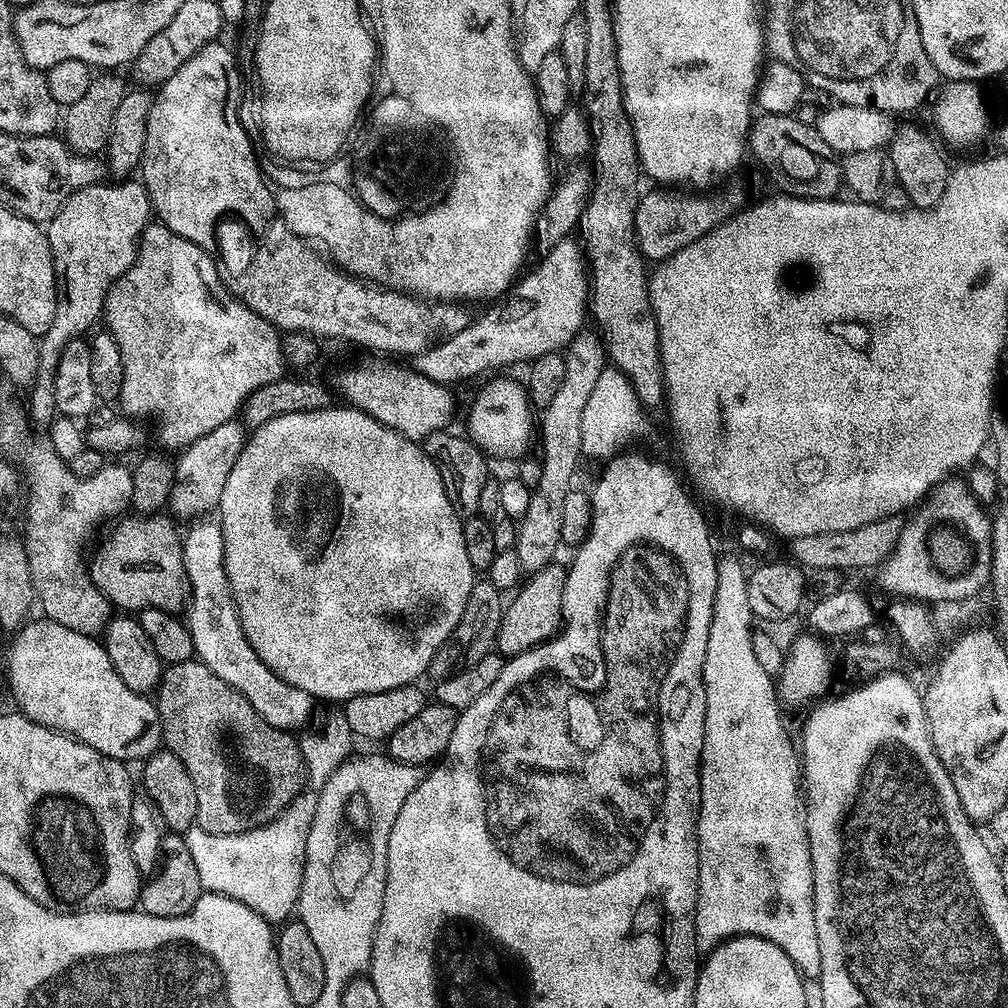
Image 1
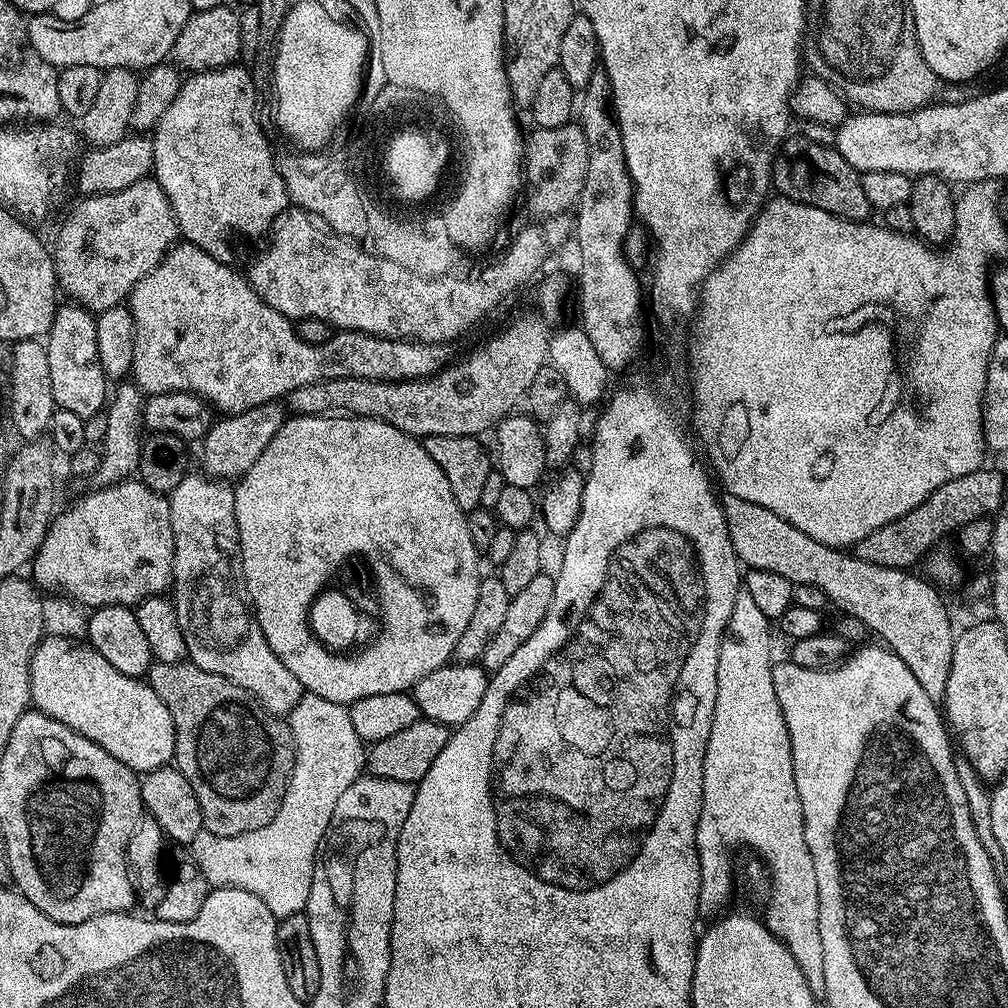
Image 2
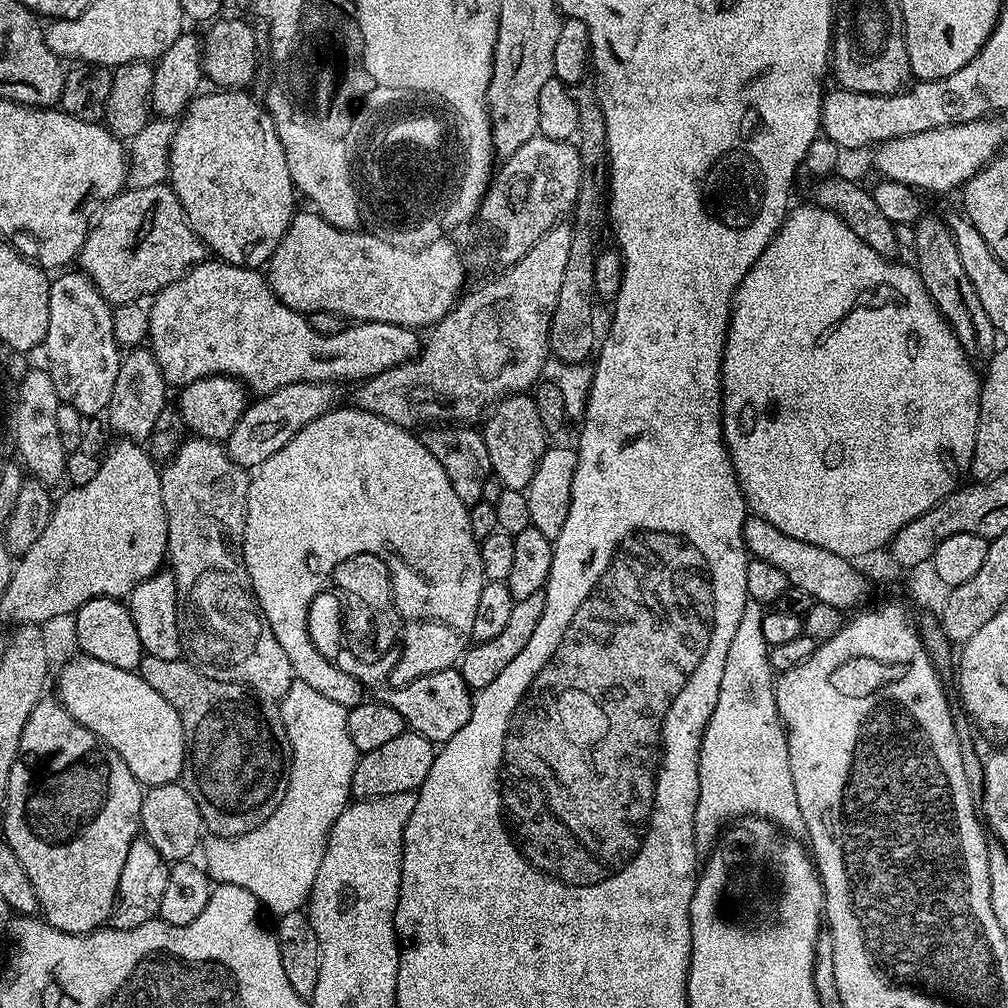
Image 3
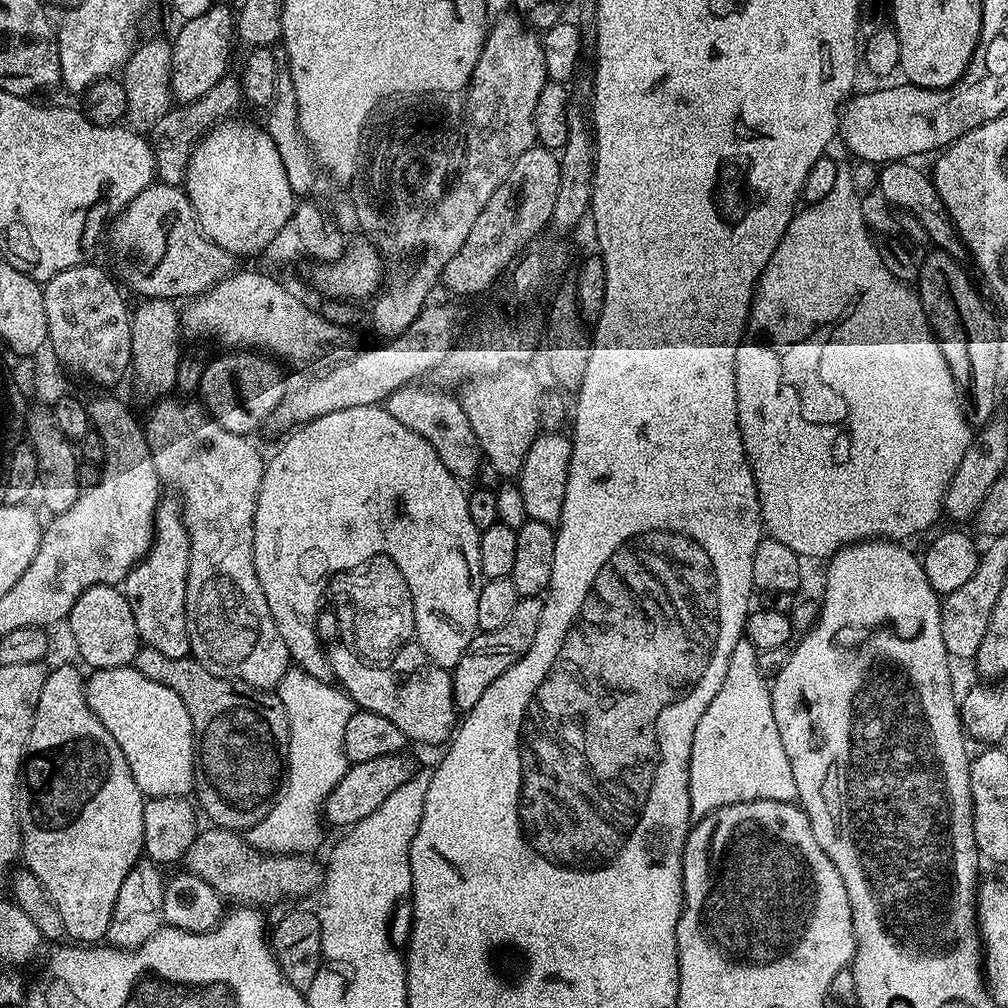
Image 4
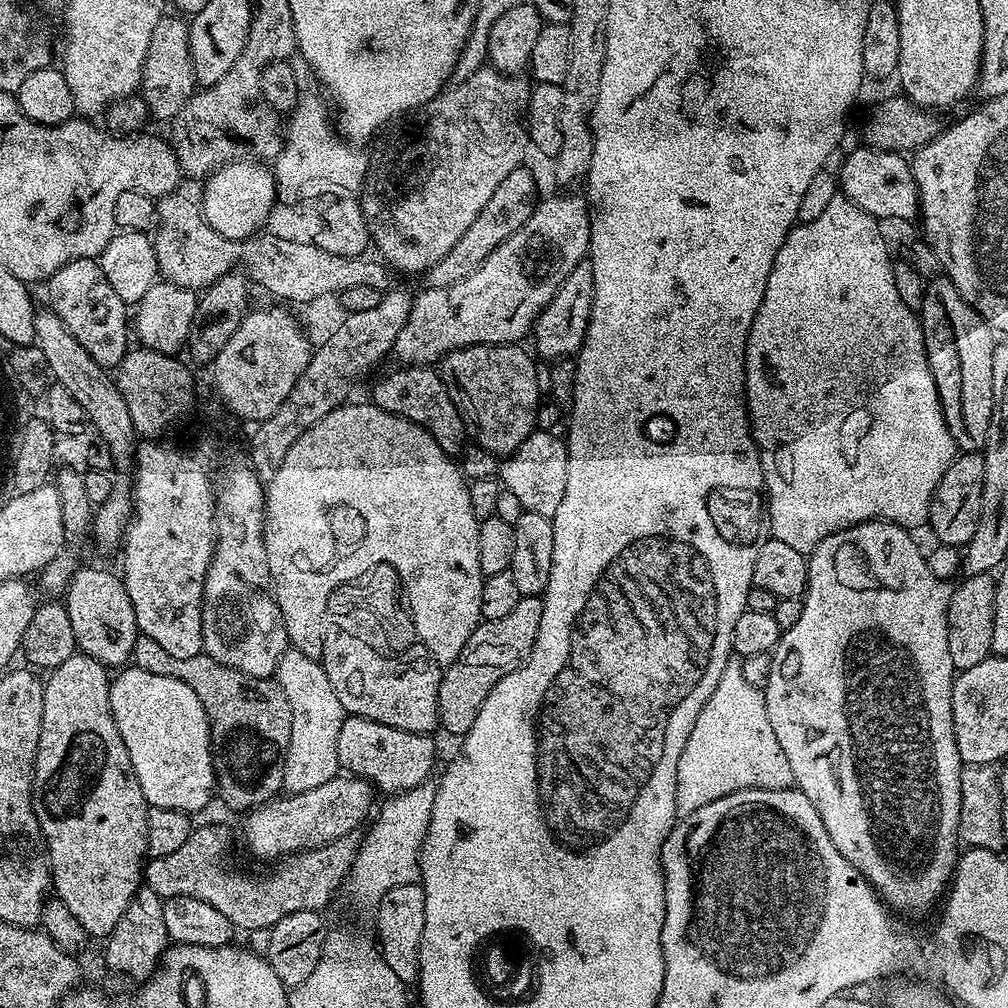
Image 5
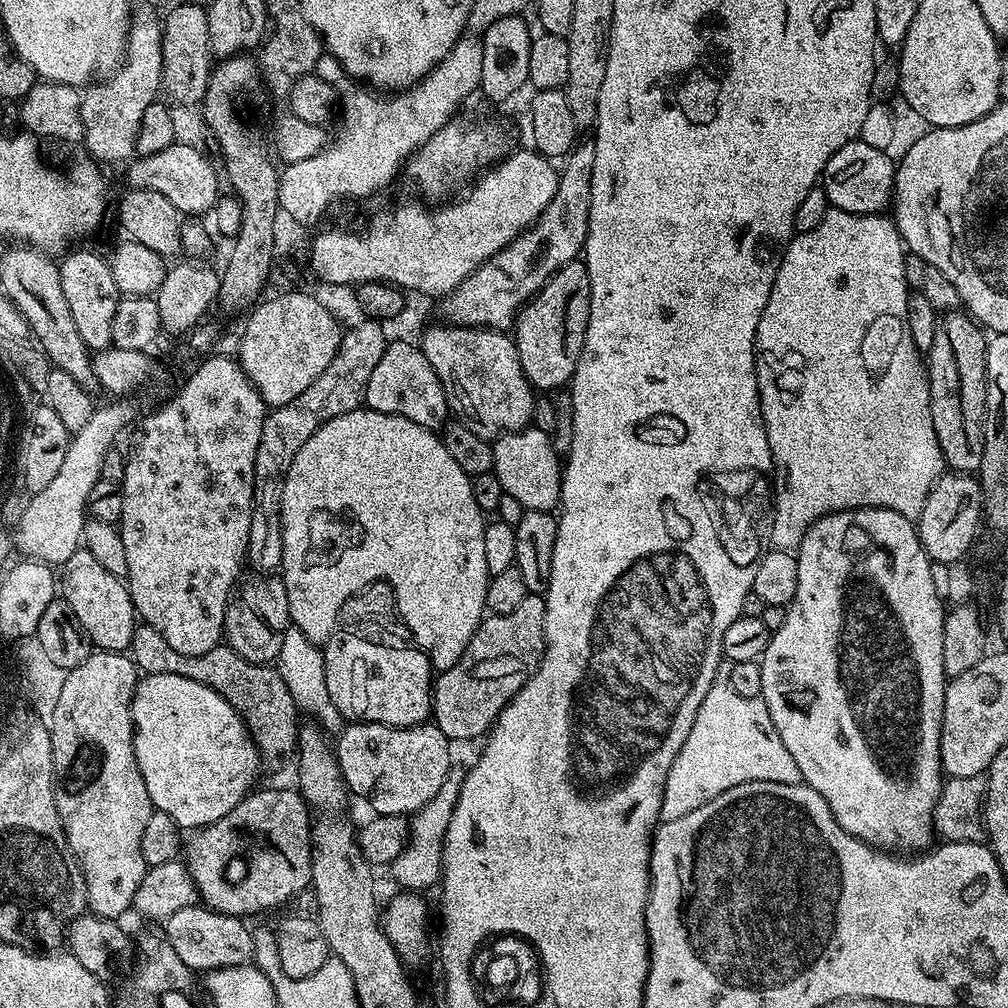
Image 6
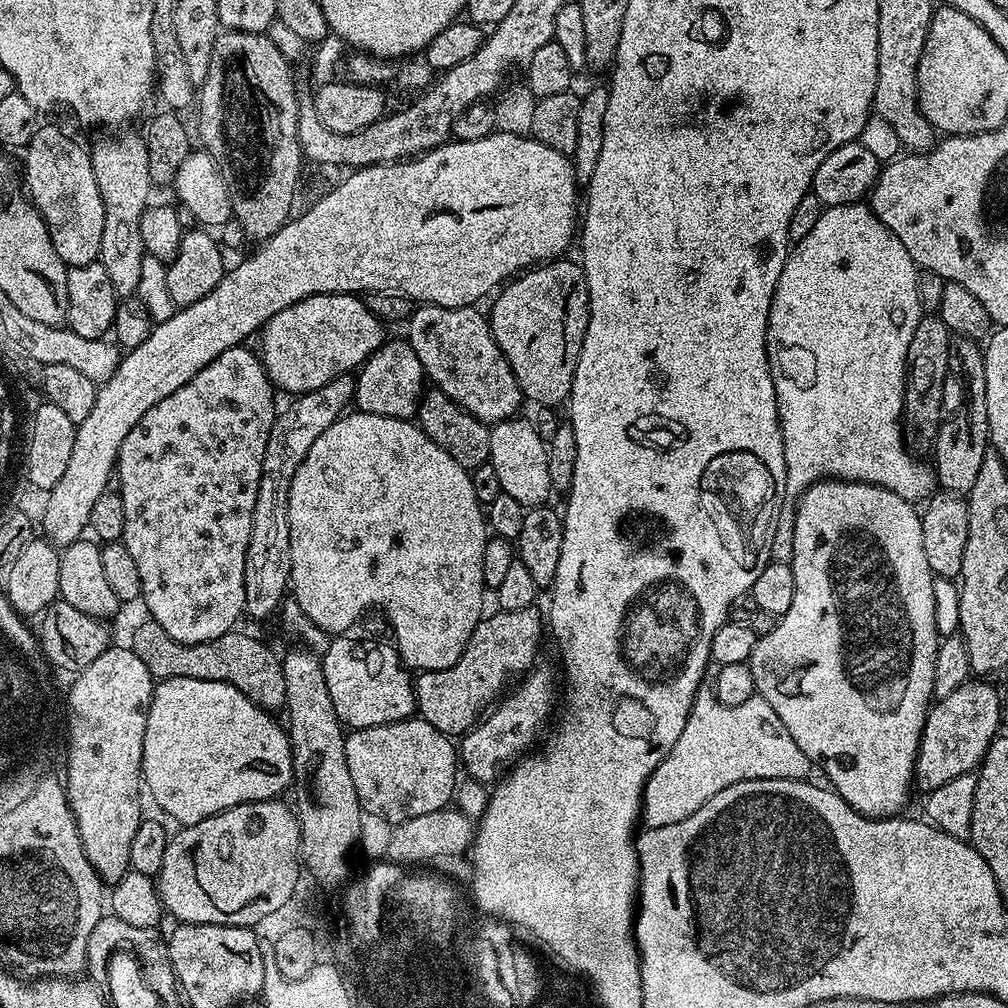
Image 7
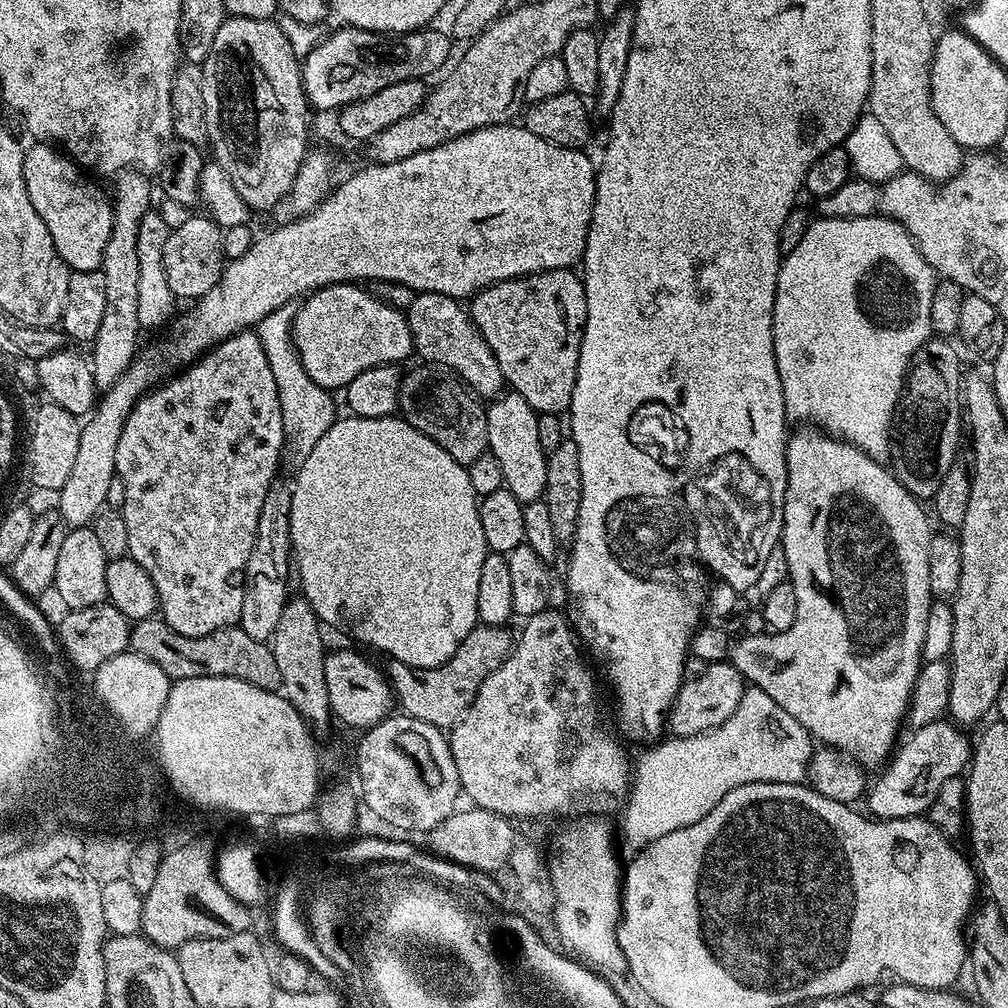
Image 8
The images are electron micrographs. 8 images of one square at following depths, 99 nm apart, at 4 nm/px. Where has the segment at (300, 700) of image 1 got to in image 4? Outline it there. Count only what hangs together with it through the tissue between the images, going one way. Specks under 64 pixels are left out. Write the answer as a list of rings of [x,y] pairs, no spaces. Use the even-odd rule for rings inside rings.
[[[160,398],[149,414],[148,420],[143,421],[144,437],[150,446],[150,454],[154,458],[154,470],[158,470],[161,481],[168,484],[178,493],[182,501],[182,511],[184,514],[184,525],[188,527],[188,537],[190,538],[190,558],[188,559],[188,581],[186,582],[186,630],[190,638],[188,651],[191,659],[197,660],[210,674],[221,676],[223,680],[241,680],[243,684],[249,684],[251,688],[261,690],[275,689],[276,684],[286,674],[290,667],[286,642],[282,642],[282,634],[274,626],[274,618],[270,614],[270,606],[266,606],[266,594],[262,594],[262,586],[258,582],[258,574],[254,570],[254,514],[256,513],[256,499],[262,486],[262,474],[266,463],[265,457],[260,457],[260,452],[251,444],[248,436],[239,436],[226,426],[222,426],[215,418],[208,415],[207,408],[203,403],[192,398],[176,398],[180,400],[168,400],[170,398]]]

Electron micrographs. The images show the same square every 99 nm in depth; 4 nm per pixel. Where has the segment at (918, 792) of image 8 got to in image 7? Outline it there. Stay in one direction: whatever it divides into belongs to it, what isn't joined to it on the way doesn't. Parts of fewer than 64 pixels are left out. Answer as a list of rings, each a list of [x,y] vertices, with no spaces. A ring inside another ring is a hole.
[[[970,678],[954,694],[946,694],[946,698],[936,700],[928,709],[928,717],[920,735],[920,749],[916,755],[916,774],[914,784],[921,793],[927,794],[932,789],[950,782],[950,778],[958,778],[967,772],[976,772],[984,761],[986,750],[1001,731],[1000,698],[1001,693],[984,678]]]

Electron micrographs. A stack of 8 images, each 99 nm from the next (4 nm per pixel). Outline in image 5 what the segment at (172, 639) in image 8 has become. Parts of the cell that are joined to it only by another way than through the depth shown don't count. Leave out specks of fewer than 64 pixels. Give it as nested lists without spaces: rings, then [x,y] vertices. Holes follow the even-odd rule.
[[[137,635],[134,642],[134,650],[132,651],[131,663],[142,670],[150,670],[150,674],[162,674],[170,678],[178,678],[182,682],[186,682],[186,686],[190,686],[190,690],[194,690],[194,694],[198,694],[198,698],[202,702],[202,706],[208,715],[208,725],[212,731],[212,754],[216,765],[216,786],[218,796],[225,800],[232,808],[244,808],[243,810],[251,810],[257,808],[258,805],[266,803],[268,800],[274,800],[281,795],[284,787],[284,759],[286,758],[286,750],[290,746],[290,722],[292,721],[292,711],[290,710],[290,702],[286,698],[286,694],[282,694],[282,686],[276,684],[272,678],[254,678],[250,674],[242,674],[238,670],[234,670],[230,666],[222,666],[218,662],[214,662],[214,658],[206,655],[195,656],[194,658],[174,658],[174,654],[166,654],[166,650],[162,650],[162,646],[158,646],[158,642],[154,642],[154,638],[146,638]]]

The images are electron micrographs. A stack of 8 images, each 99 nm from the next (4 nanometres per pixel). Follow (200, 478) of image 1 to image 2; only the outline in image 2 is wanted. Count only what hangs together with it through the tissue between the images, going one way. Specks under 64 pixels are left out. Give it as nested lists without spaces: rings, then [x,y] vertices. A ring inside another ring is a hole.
[[[273,402],[254,406],[254,410],[234,412],[220,419],[217,419],[208,429],[202,441],[202,447],[204,447],[203,471],[215,479],[232,482],[244,476],[246,470],[254,466],[258,454],[262,454],[262,450],[270,446],[270,438],[274,438],[274,434],[278,434],[278,430],[284,424],[286,408],[283,403]]]

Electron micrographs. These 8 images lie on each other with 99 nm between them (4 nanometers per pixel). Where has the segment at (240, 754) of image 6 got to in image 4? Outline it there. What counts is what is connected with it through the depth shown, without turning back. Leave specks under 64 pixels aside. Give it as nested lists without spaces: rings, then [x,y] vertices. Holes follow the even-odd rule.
[[[134,666],[102,668],[93,671],[91,675],[87,677],[84,696],[88,699],[90,710],[98,718],[98,722],[102,722],[102,726],[110,730],[114,742],[118,742],[140,791],[148,798],[187,797],[196,782],[196,738],[192,735],[192,723],[186,710],[186,702],[182,702],[182,698],[178,698],[178,694],[174,694],[170,686],[162,686],[162,682],[146,678]]]

